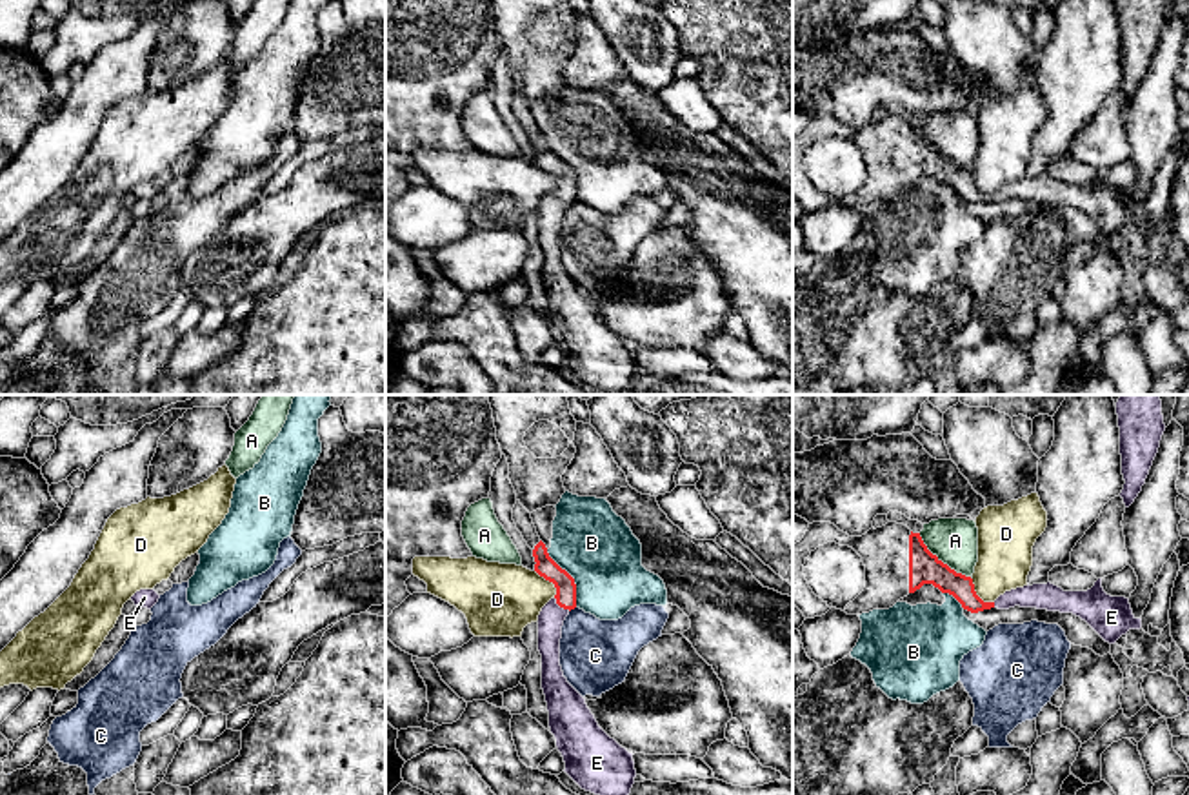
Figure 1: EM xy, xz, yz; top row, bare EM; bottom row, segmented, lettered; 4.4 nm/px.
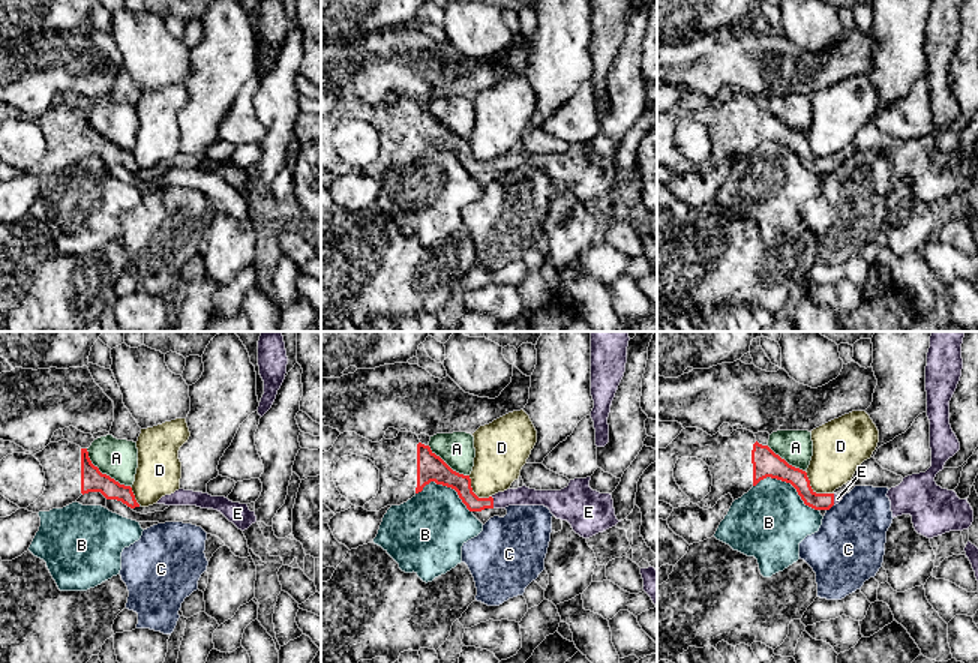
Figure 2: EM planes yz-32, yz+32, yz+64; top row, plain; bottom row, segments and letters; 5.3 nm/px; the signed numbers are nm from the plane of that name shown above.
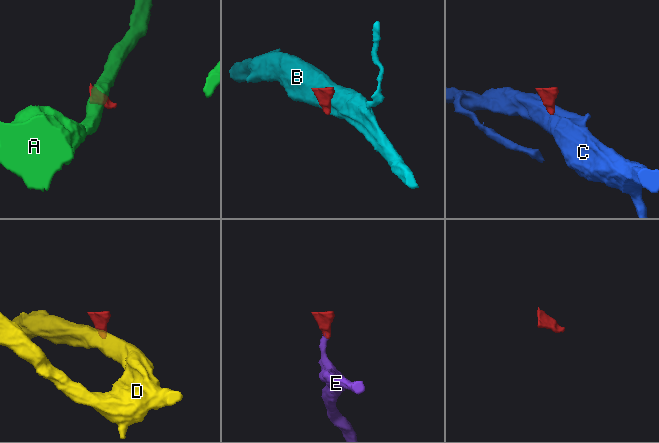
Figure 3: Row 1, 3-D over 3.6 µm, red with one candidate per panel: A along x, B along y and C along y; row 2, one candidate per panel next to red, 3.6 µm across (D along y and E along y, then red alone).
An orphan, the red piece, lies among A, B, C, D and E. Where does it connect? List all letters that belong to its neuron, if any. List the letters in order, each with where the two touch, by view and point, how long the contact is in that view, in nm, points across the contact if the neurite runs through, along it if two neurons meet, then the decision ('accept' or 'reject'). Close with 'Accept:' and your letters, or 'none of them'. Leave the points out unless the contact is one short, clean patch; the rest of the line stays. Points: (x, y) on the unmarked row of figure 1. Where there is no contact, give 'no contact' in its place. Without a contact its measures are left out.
A: meets red in yz at (940, 153); contact 320 nm long; border along yz (919, 126), (933, 146), (971, 171); reject
B: meets red in xz at (573, 171); contact 300 nm long; reject
C: meets red in xz at (571, 201); contact 40 nm long; border along xz (575, 199), (569, 204); reject
D: meets red in xz at (551, 173); contact 160 nm long; border along xz (535, 162), (553, 177), (555, 190); reject
E: meets red in xz at (560, 199); contact 90 nm long; runs through xz (566, 182), (566, 191), (560, 199), (551, 210); accept
Accept: E

